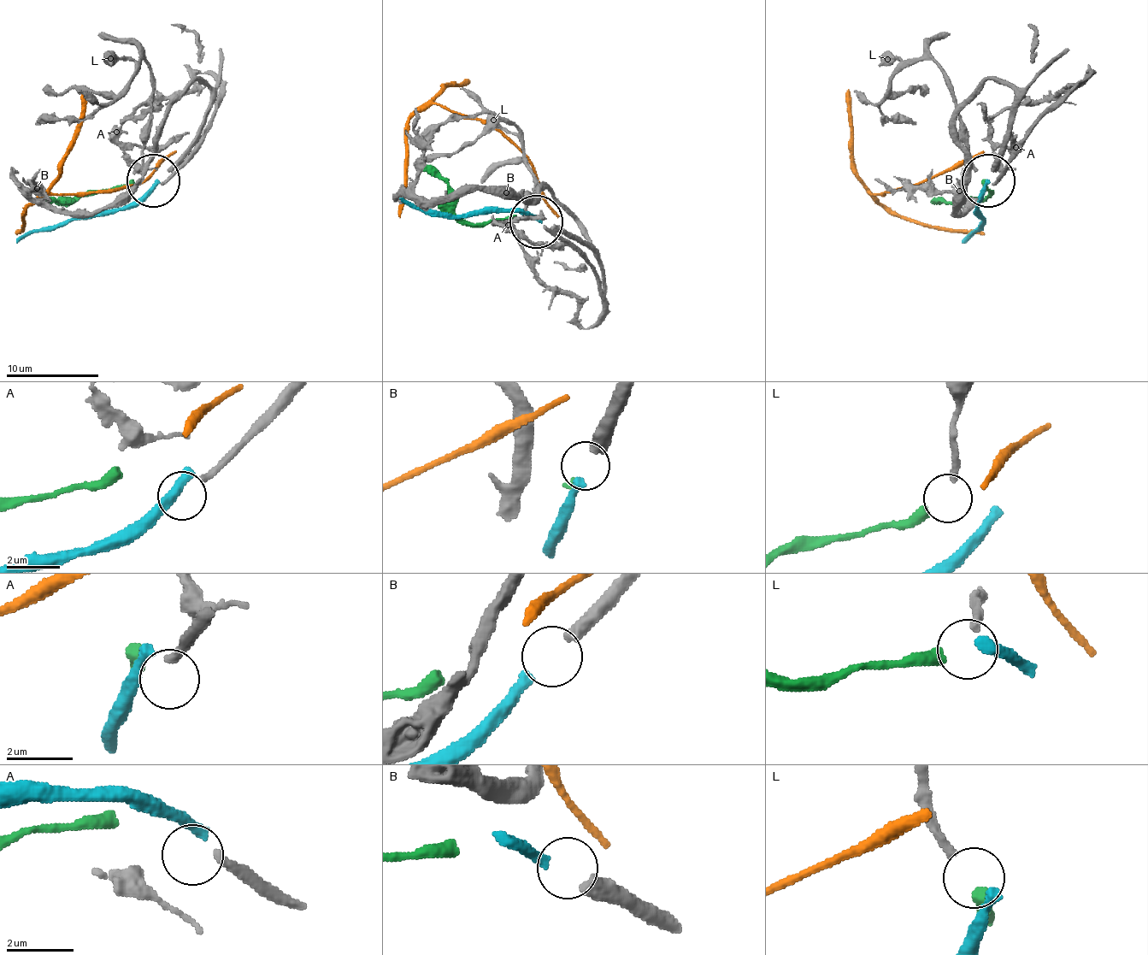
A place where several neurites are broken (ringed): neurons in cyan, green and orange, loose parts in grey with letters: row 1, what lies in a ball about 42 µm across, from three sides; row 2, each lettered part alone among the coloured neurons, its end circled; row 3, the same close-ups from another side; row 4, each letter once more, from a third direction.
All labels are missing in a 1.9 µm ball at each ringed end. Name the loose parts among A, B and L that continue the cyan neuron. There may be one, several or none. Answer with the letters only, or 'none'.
B

